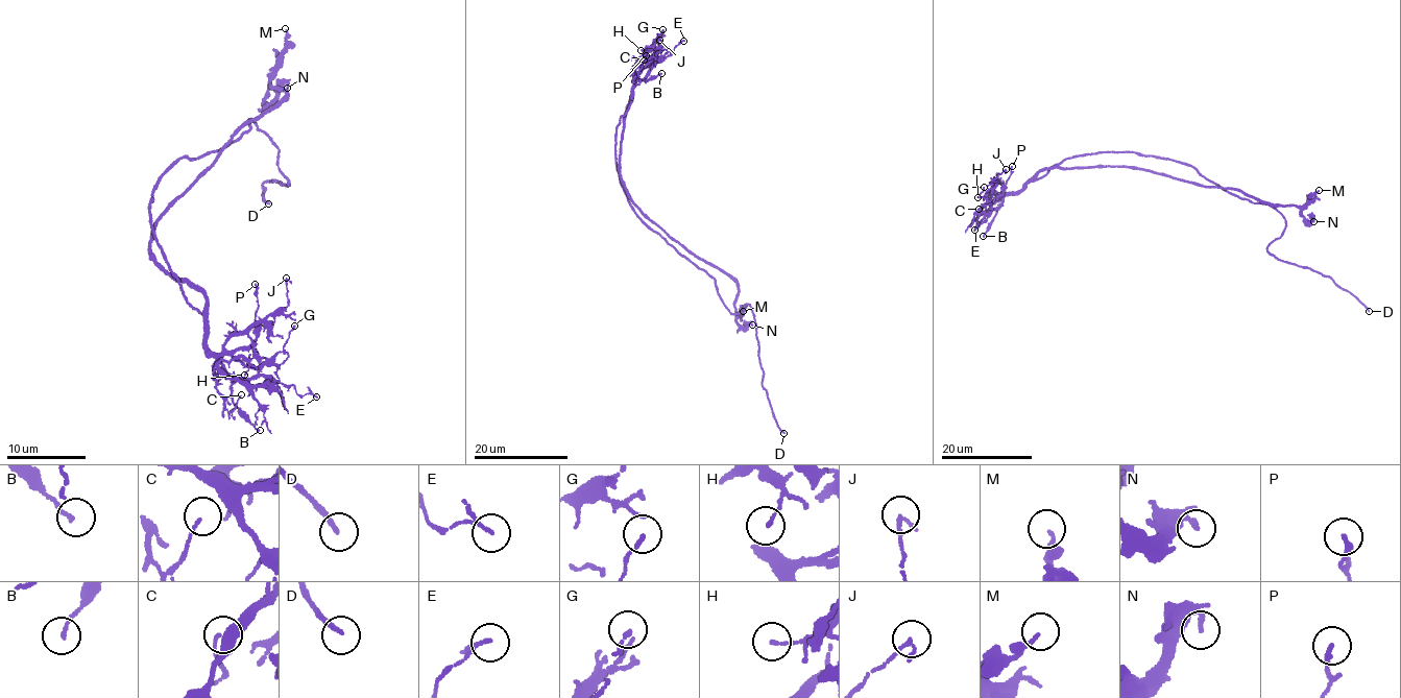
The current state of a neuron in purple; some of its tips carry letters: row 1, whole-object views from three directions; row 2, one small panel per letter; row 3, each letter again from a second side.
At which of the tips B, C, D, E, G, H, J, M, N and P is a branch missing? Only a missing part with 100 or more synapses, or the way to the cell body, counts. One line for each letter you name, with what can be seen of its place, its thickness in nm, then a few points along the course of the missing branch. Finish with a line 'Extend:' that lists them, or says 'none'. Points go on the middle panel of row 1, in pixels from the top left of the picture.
D: at (783, 433); 190 nm thick
Extend: D

